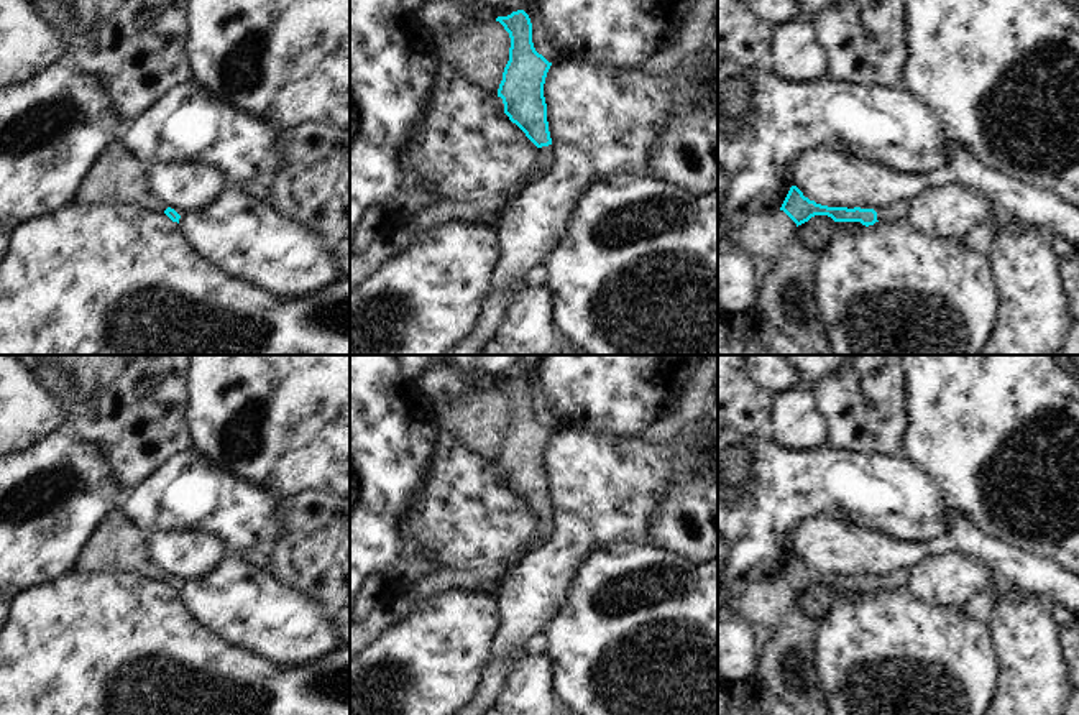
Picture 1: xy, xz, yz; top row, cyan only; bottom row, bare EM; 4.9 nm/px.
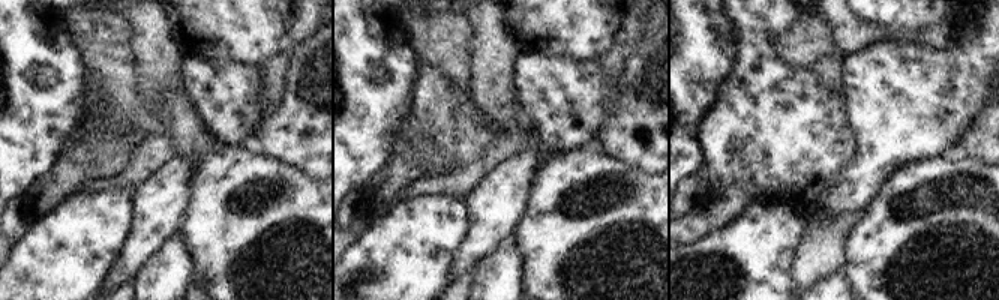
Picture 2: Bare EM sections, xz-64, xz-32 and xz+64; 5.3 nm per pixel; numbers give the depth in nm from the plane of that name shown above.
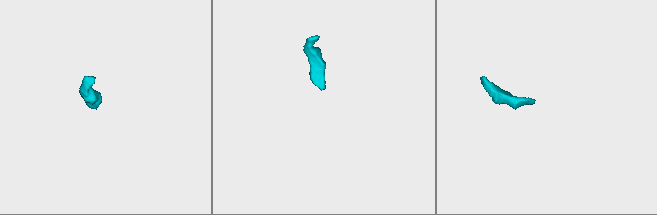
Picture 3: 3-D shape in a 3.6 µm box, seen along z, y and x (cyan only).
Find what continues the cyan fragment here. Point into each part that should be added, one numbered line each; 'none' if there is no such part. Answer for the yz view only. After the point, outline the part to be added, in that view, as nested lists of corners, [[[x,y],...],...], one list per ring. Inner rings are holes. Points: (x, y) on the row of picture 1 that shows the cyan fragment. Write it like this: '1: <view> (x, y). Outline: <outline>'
1: yz (897, 212). Outline: [[[902,202],[902,204],[897,204],[897,205],[885,207],[882,210],[875,210],[877,212],[877,220],[879,222],[887,222],[887,224],[893,224],[893,222],[898,222],[898,220],[907,220],[910,207],[911,207],[910,202]]]

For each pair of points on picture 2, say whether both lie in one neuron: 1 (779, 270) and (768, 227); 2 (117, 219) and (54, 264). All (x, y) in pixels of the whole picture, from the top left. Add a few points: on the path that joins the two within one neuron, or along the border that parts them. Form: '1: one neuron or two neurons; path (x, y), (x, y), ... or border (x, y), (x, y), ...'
1: one neuron; path (768, 260), (768, 237)
2: one neuron; path (102, 219), (69, 251)

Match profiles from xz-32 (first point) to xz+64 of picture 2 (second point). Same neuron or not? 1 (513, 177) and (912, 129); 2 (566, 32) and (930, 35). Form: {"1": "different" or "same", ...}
{"1": "same", "2": "different"}

